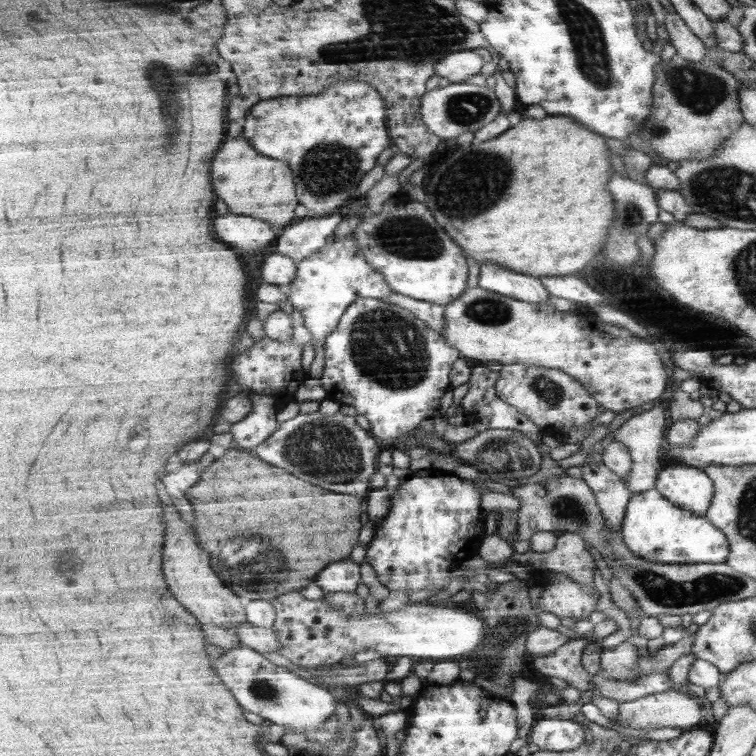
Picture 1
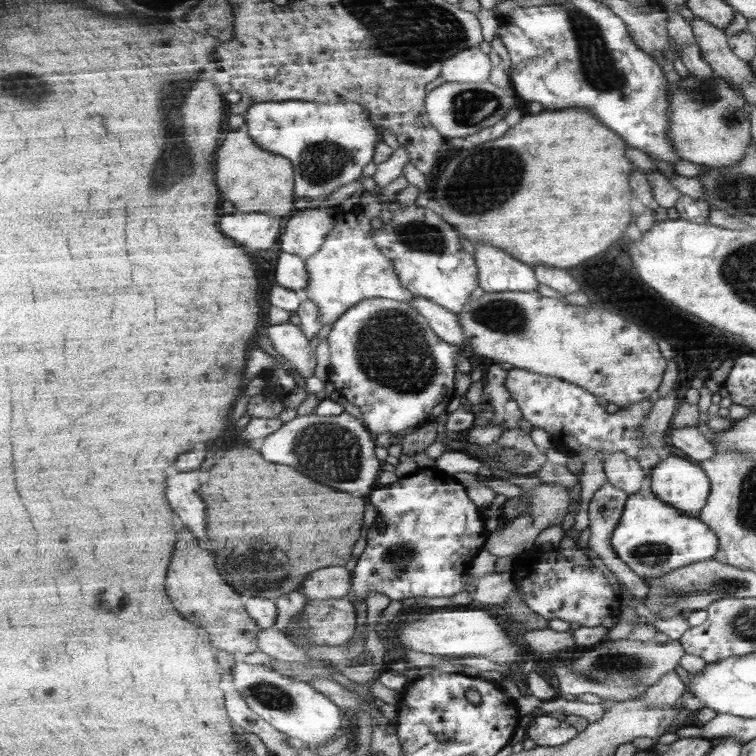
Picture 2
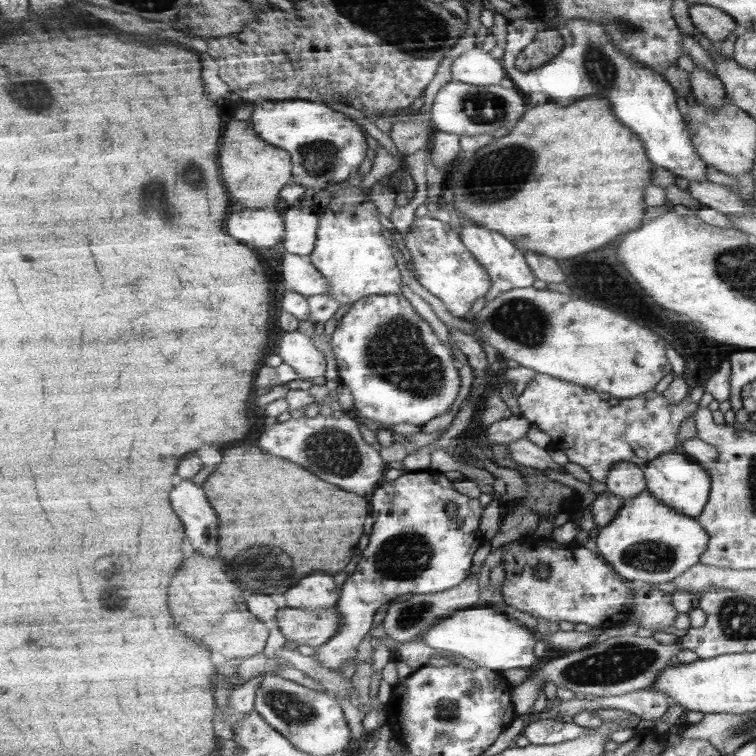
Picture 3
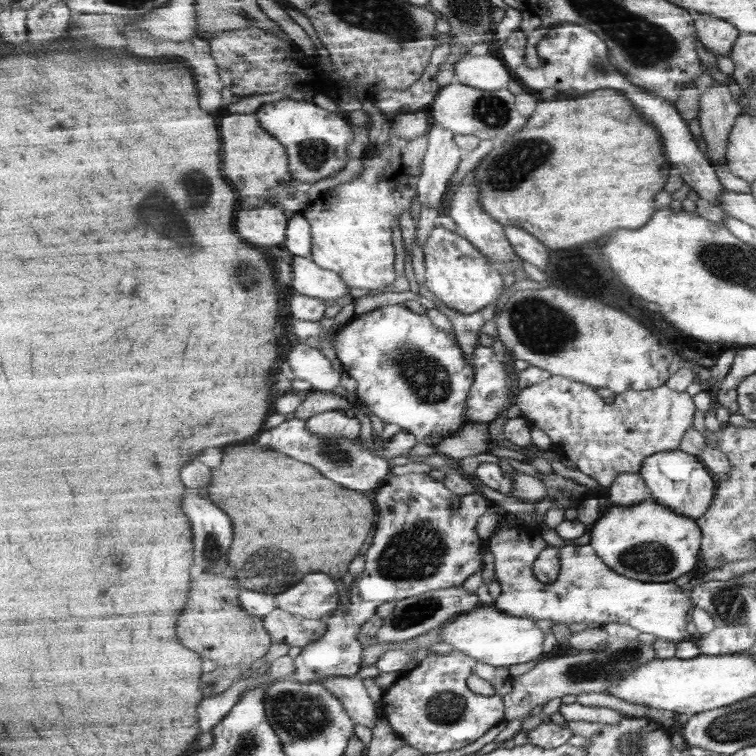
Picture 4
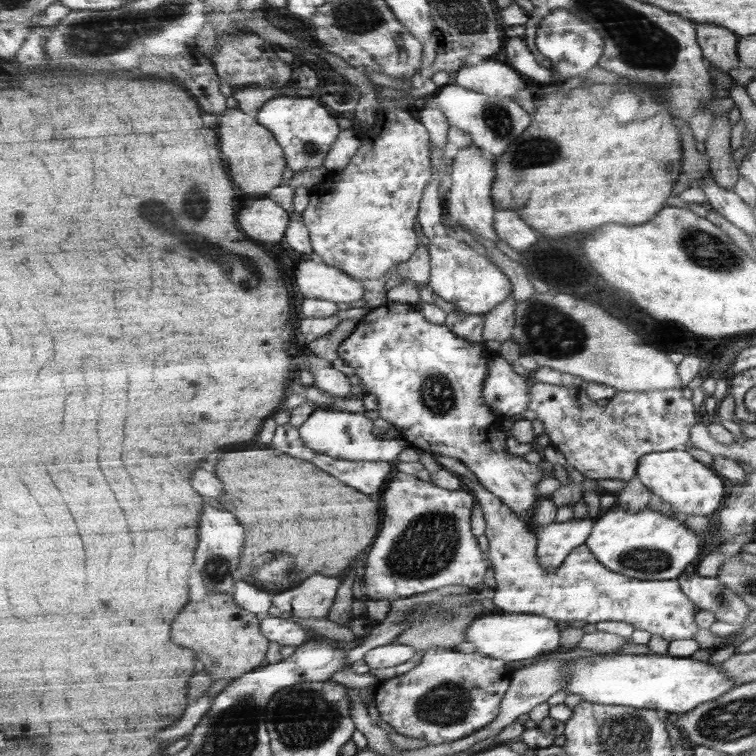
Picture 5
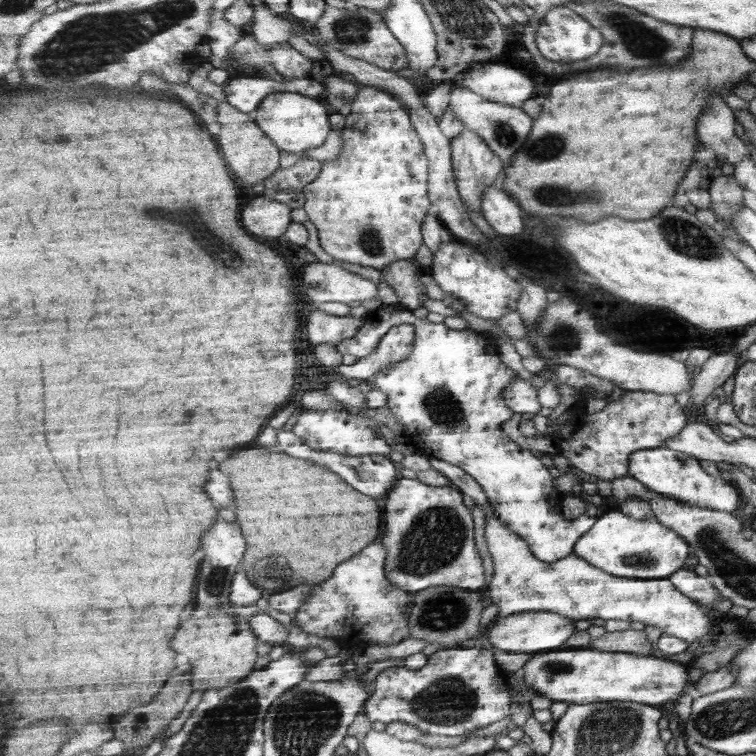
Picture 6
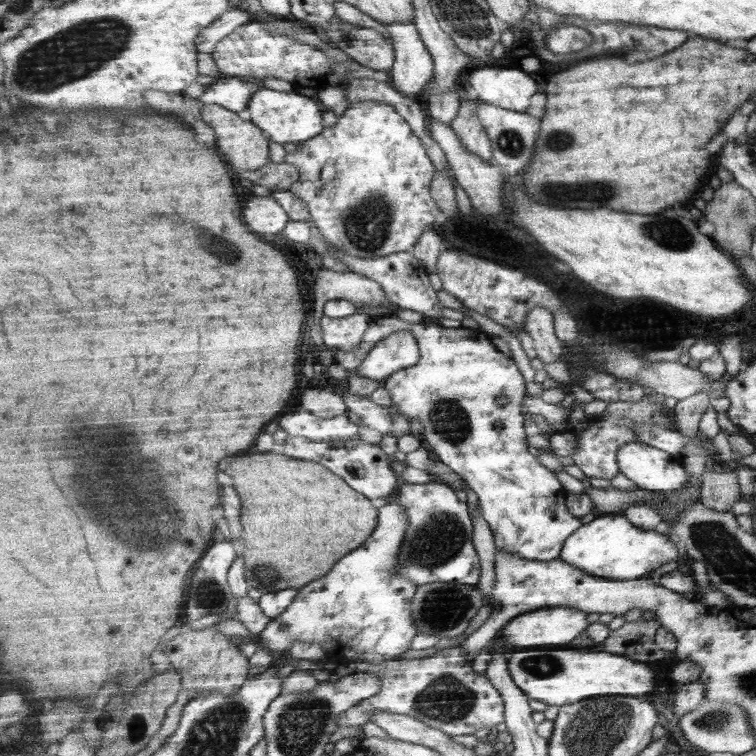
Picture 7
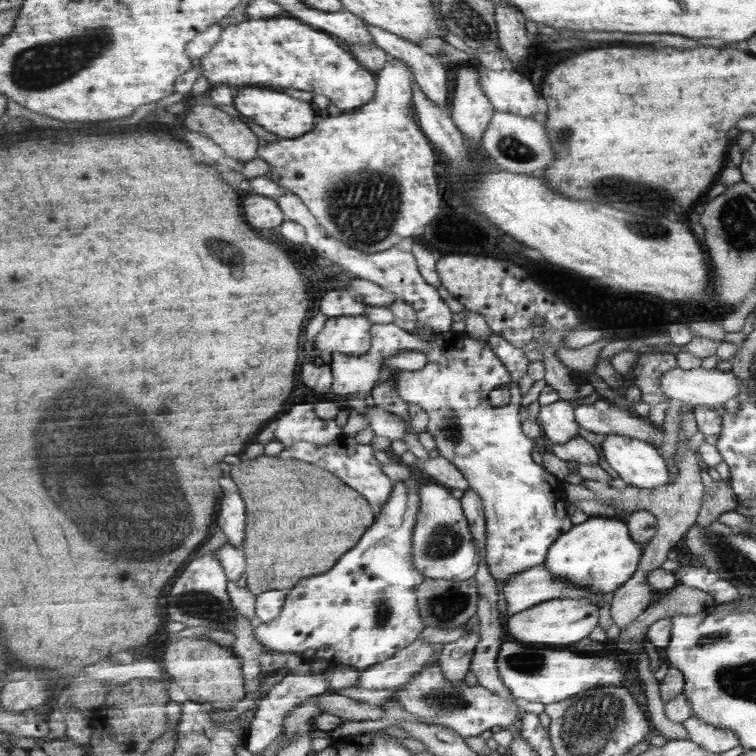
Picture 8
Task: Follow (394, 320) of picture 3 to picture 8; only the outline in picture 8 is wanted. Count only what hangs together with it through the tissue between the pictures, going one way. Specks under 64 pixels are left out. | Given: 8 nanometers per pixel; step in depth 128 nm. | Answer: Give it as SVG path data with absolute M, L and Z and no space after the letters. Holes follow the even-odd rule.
M394 323L374 324L372 334L372 348L363 356L331 354L329 364L334 374L332 392L344 396L345 399L350 394L361 394L362 396L372 394L373 384L379 380L385 357L405 350L425 352L429 358L425 368L418 371L398 371L395 377L395 388L405 402L416 404L428 413L427 431L433 436L439 454L459 468L459 471L467 478L470 489L477 492L483 500L487 527L485 559L489 563L494 580L497 580L502 587L504 582L515 574L524 573L525 570L531 570L545 563L549 548L576 525L571 522L571 516L567 512L565 482L553 476L551 472L547 472L531 456L535 442L524 434L523 424L526 416L521 407L523 390L517 381L513 381L509 369L495 354L493 347L488 341L471 338L465 331L449 330L434 333L433 338L423 340L412 331L403 330ZM502 387L508 387L511 392L509 404L503 407L492 406L489 402L491 389L497 390Z

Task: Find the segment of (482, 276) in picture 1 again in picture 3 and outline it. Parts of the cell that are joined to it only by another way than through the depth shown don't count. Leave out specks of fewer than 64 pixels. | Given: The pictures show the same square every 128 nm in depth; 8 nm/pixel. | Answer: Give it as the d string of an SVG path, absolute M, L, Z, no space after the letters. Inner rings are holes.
M462 218L462 230L460 234L463 242L469 247L469 250L472 250L477 260L487 268L493 278L493 288L487 293L486 301L491 301L500 294L514 288L532 287L536 278L533 269L529 266L525 258L525 252L521 251L519 246L515 246L513 242L510 242L503 234L494 231L489 230L489 228L483 228L483 226L477 226L469 218Z

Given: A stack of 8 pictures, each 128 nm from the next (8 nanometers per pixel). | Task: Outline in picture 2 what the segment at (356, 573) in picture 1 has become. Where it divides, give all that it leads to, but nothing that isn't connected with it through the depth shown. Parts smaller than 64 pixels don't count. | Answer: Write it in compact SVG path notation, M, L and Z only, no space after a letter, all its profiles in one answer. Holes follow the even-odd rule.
M329 566L311 574L301 586L301 593L305 593L311 601L327 601L332 598L345 598L353 589L354 577L345 566Z

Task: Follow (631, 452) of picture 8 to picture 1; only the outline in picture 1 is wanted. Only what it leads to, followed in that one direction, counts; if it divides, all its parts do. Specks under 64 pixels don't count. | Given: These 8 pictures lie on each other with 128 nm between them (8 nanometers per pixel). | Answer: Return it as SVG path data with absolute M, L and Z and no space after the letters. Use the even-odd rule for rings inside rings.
M680 463L664 466L656 488L676 506L703 517L711 509L716 493L714 481L702 469Z

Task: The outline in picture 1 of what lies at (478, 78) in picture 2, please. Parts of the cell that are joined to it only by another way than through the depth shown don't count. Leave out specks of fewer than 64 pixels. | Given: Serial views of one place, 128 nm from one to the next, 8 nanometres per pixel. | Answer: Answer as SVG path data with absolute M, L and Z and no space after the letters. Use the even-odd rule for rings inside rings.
M459 51L448 54L437 62L437 75L451 83L463 83L467 78L481 74L485 60L474 51Z

